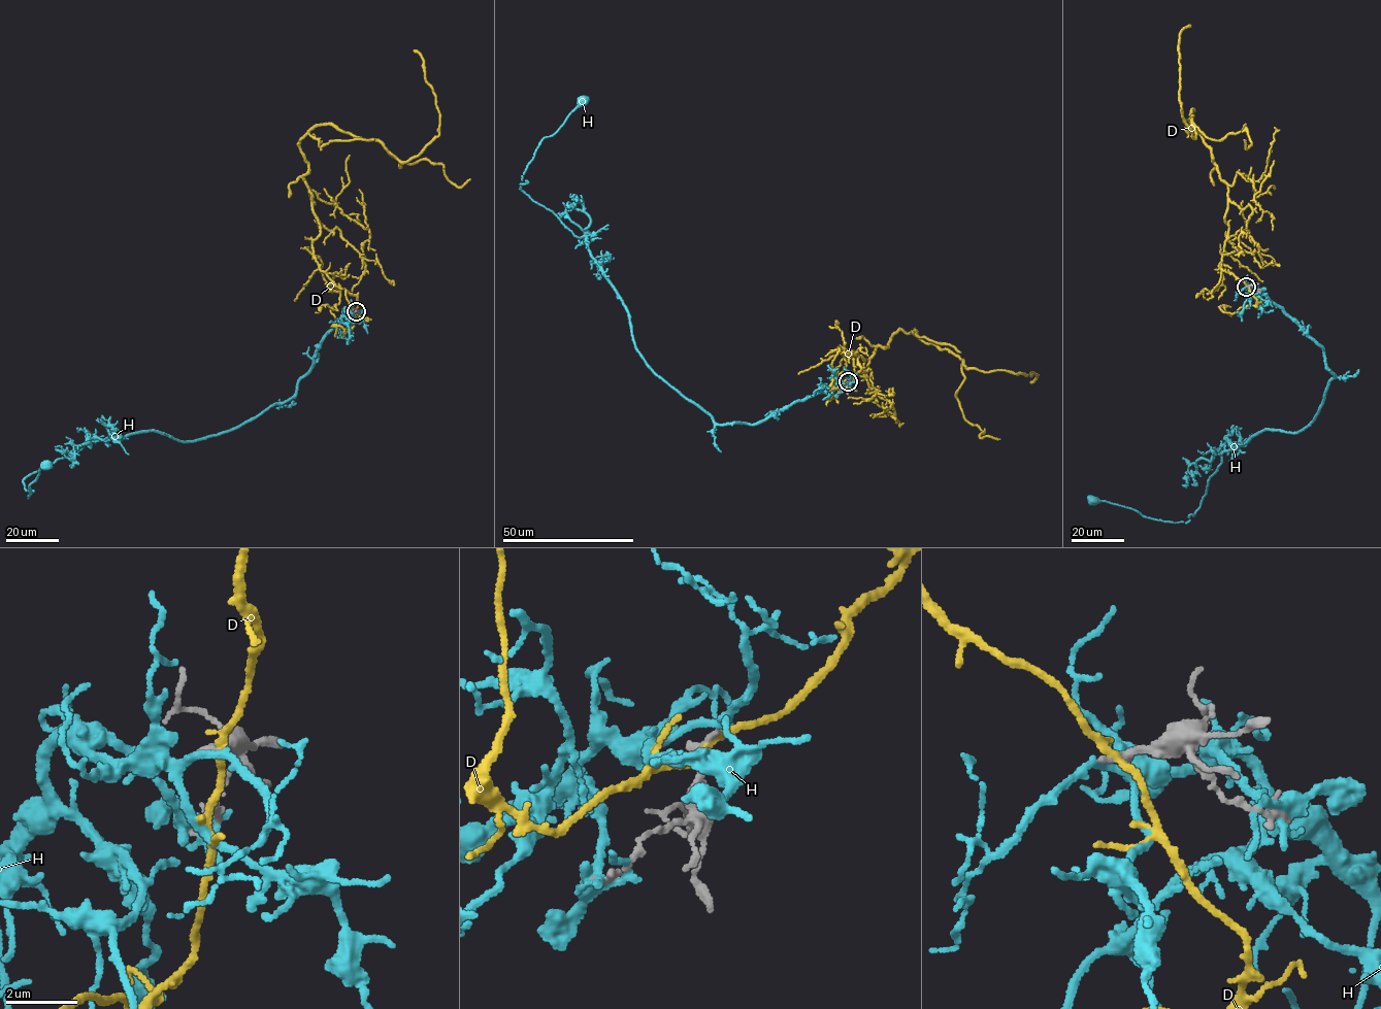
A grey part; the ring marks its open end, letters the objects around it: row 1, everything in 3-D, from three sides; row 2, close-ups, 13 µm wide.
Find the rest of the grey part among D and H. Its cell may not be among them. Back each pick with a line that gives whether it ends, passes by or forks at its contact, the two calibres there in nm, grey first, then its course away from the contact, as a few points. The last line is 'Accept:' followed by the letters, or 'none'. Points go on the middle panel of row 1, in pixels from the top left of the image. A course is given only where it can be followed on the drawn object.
Accept: none

